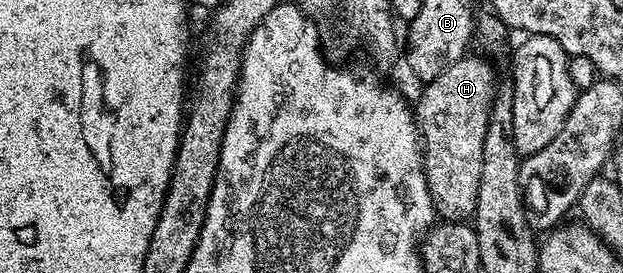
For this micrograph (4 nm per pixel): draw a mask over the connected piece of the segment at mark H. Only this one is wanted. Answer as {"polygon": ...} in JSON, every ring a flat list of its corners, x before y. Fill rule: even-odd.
{"polygon":[[465,55,442,71,436,79,425,82,422,98,416,101,416,120,422,139,422,162,426,172,428,191,434,200,439,218,447,222,465,222,475,216,479,205,481,160,484,154,484,135,490,122,490,108,496,96,494,69,482,57]]}

